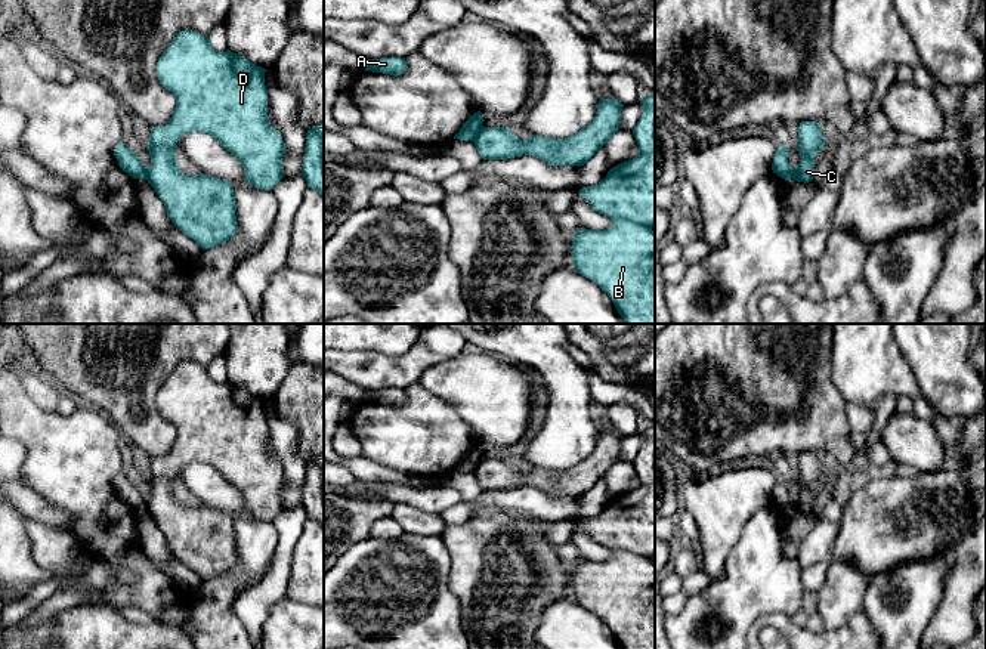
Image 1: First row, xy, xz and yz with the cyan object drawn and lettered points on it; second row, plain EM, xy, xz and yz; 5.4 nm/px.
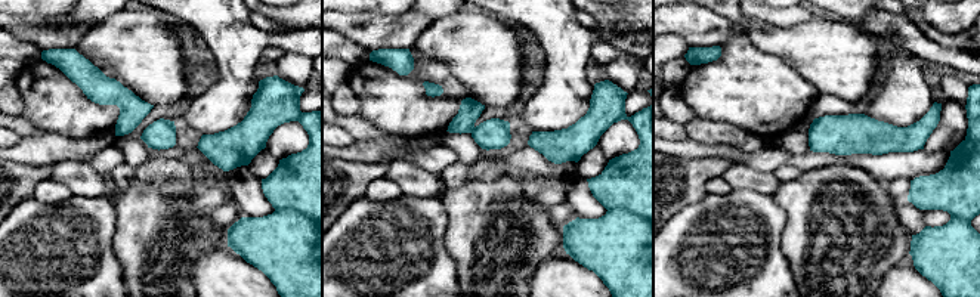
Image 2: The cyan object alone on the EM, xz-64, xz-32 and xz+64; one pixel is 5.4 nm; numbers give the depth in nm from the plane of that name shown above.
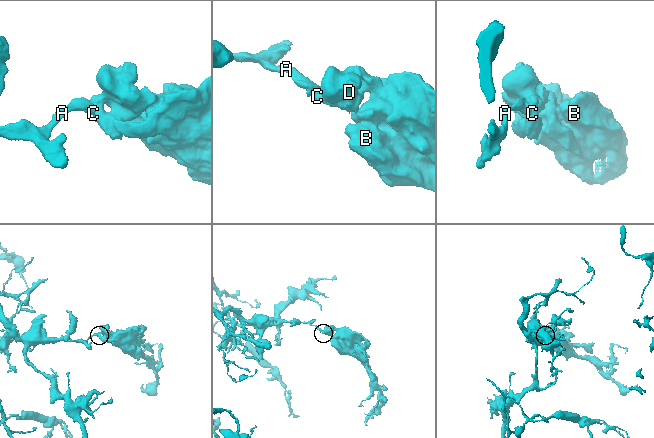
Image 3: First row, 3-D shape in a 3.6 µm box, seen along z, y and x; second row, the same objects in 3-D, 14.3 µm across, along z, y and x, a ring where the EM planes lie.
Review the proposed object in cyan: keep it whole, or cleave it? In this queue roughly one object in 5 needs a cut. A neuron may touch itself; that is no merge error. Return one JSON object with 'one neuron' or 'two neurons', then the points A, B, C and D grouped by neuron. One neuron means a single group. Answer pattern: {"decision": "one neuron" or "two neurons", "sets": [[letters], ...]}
{"decision": "two neurons", "sets": [["A"], ["B", "C", "D"]]}

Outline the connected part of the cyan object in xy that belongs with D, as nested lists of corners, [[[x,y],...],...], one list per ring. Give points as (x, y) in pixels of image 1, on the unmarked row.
[[[192,361],[177,364],[157,393],[157,408],[176,429],[176,439],[166,457],[151,458],[146,479],[151,497],[145,512],[158,525],[173,556],[203,581],[223,575],[238,563],[234,516],[203,504],[183,506],[176,492],[176,475],[188,464],[208,464],[242,495],[251,517],[272,522],[284,509],[282,488],[287,480],[268,449],[266,402],[229,380],[214,381],[210,370]]]

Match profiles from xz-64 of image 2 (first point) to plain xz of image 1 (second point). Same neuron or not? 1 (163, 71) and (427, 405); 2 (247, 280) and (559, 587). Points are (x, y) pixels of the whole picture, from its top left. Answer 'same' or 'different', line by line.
1: different
2: different

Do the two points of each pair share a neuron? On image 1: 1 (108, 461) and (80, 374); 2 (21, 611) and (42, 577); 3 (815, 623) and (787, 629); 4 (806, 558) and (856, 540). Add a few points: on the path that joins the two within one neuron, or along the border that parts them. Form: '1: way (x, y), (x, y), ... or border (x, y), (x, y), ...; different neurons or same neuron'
1: border (83, 404), (98, 408), (117, 427); different neurons
2: border (53, 577), (39, 584), (21, 602); different neurons
3: border (804, 626), (812, 631), (824, 630); different neurons
4: border (838, 527), (830, 559); different neurons

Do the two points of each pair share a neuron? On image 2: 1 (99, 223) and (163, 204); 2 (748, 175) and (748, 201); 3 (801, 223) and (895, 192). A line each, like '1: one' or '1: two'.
1: two
2: two
3: two

